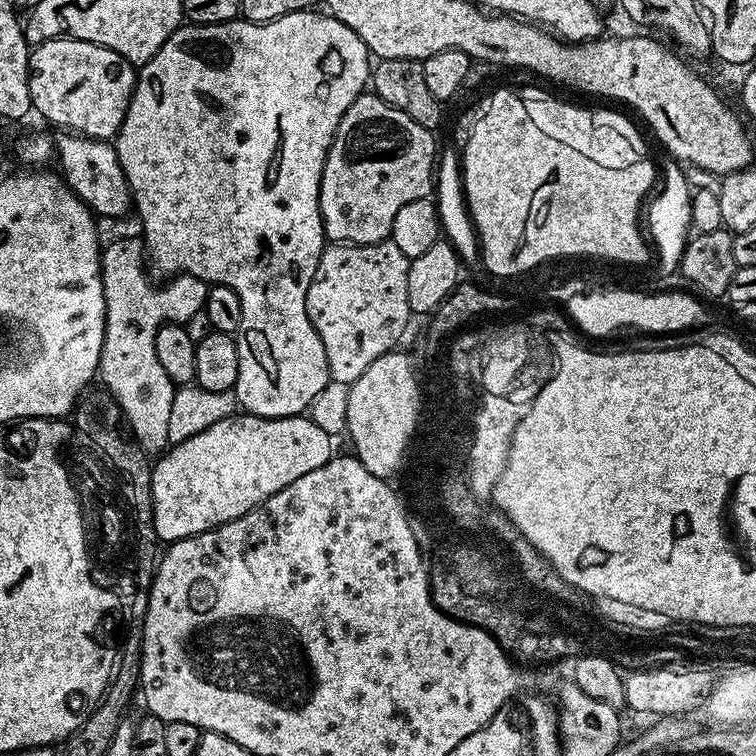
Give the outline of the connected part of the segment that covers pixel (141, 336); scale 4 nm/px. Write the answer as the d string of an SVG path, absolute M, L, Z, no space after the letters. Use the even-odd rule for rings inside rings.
M143 239L116 240L109 248L107 245L103 249L100 277L104 279L106 294L106 330L100 355L99 375L102 380L104 376L103 387L119 402L120 408L124 411L124 419L135 434L136 441L144 447L145 452L160 454L169 447L167 431L174 385L166 370L162 370L162 365L158 363L158 350L154 350L156 335L164 323L185 325L193 314L202 312L210 286L204 280L180 274L173 279L176 280L173 284L168 284L165 288L155 288L147 271L149 272L146 267L146 249Z

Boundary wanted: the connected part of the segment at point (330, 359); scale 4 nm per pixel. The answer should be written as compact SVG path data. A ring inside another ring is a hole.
M391 239L383 240L380 244L333 244L329 243L325 247L324 252L320 256L318 262L318 270L314 270L314 278L310 282L310 290L306 294L306 314L310 318L310 322L314 326L314 330L318 330L318 338L322 338L322 346L326 350L326 362L328 363L328 374L331 379L340 383L351 386L358 378L362 378L362 374L366 374L366 370L370 370L370 365L378 362L378 358L382 358L382 354L393 351L397 347L396 344L404 336L404 331L408 328L408 319L413 319L413 312L410 310L410 302L406 302L406 274L408 273L408 257L402 254L402 250L398 250L398 246L394 246Z

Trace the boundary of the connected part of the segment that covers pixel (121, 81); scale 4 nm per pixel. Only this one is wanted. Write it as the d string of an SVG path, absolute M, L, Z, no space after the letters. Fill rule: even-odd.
M47 40L35 45L28 58L33 109L60 130L111 141L120 132L136 89L138 72L129 60L106 46L81 40Z

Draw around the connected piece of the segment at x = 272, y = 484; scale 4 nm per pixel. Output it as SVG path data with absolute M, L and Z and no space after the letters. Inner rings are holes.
M235 414L226 417L222 421L214 422L208 429L194 434L193 437L186 438L180 444L171 445L152 465L153 526L156 531L157 541L171 542L197 536L203 532L208 532L211 528L217 528L219 524L225 524L242 514L246 514L251 508L257 508L266 498L278 494L278 490L290 486L290 482L294 482L294 478L302 478L302 474L310 474L310 470L318 470L318 466L326 466L326 462L332 459L334 455L332 442L334 442L333 437L328 435L326 430L322 430L321 426L316 425L311 418L304 414L283 416L282 418Z

